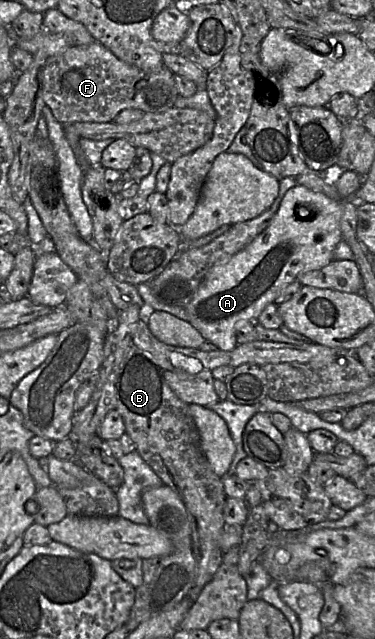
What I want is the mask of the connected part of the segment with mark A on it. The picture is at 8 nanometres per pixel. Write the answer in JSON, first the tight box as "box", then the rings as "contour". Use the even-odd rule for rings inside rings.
{"box":[186,183,343,350],"contour":[[[298,183],[290,188],[266,229],[241,251],[208,270],[186,306],[189,323],[219,350],[233,350],[238,345],[236,332],[244,323],[256,322],[265,307],[275,303],[281,291],[297,281],[299,275],[321,269],[333,261],[334,250],[342,240],[342,210],[343,202],[332,199],[322,192],[315,192]]]}

